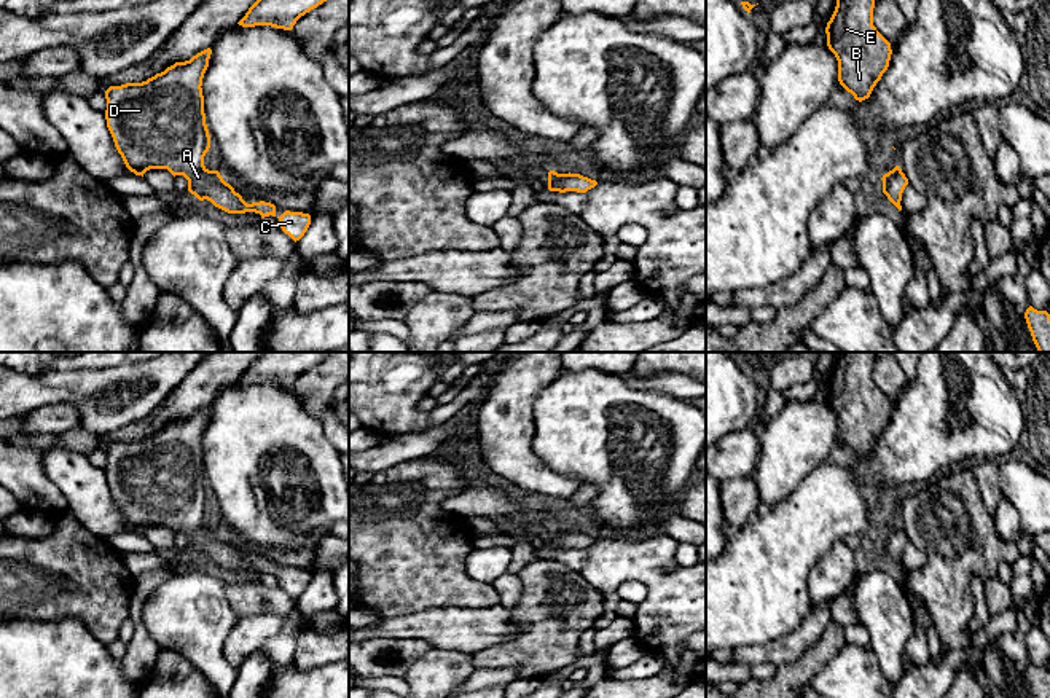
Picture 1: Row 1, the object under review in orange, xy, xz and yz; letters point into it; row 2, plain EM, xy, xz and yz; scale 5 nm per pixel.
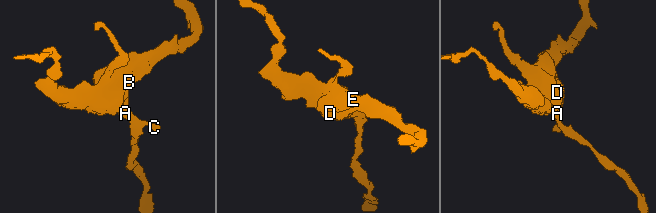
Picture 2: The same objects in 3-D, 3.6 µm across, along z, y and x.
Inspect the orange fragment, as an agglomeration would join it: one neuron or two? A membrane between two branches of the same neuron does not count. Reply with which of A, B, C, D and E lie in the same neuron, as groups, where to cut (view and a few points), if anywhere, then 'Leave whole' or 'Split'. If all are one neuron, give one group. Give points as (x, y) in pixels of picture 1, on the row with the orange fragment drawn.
Groups: A B C D E. No split. Leave whole

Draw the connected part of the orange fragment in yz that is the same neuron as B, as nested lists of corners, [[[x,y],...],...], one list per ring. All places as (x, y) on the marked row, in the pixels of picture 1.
[[[836,0],[827,46],[838,61],[838,81],[862,102],[889,67],[891,43],[873,25],[875,0]]]

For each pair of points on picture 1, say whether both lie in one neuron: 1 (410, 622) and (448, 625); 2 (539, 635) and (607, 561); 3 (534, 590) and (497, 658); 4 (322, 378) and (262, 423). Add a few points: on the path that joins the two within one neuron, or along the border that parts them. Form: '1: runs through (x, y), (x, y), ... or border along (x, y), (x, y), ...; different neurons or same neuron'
1: runs through (419, 625), (438, 625); same neuron
2: border along (580, 574), (603, 593); different neurons
3: runs through (536, 609), (536, 627), (517, 646); same neuron
4: border along (292, 386), (305, 407), (322, 424); different neurons

